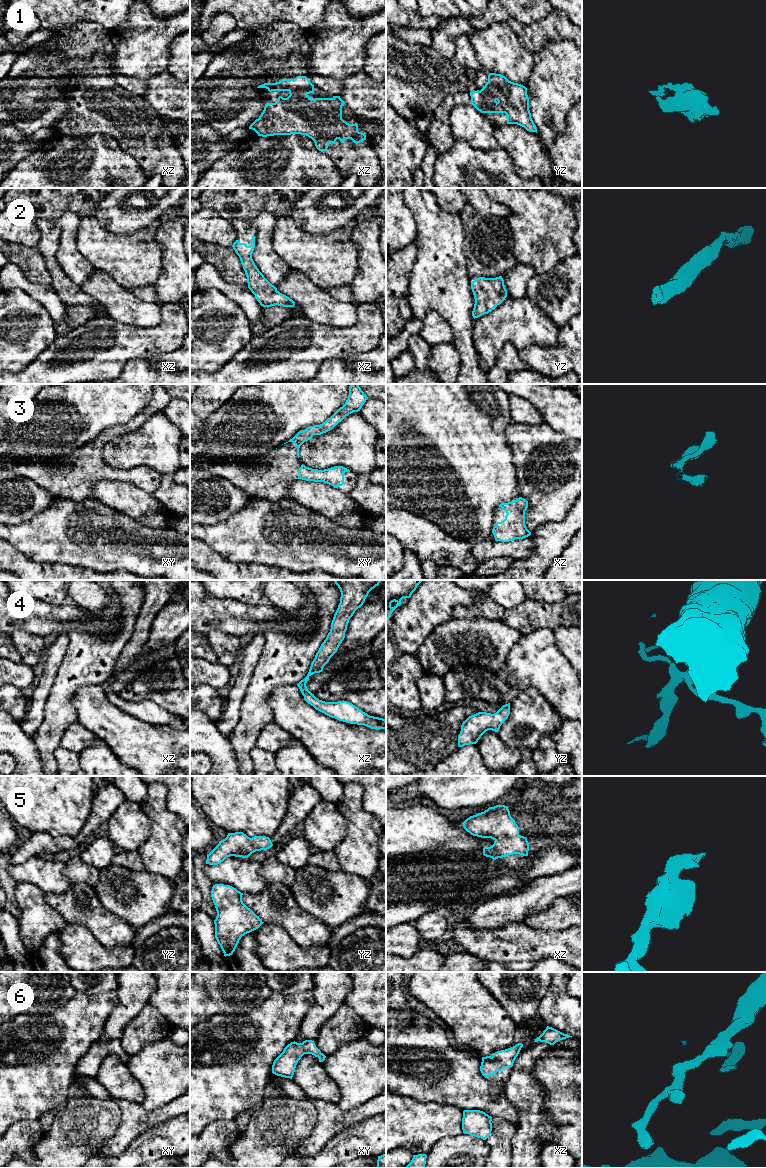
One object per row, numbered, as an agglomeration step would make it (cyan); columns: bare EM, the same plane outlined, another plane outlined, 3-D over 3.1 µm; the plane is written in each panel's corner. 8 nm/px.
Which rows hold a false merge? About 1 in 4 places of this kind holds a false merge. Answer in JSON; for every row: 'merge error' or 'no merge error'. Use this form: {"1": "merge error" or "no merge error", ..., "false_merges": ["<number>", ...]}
{"1": "no merge error", "2": "no merge error", "3": "no merge error", "4": "no merge error", "5": "no merge error", "6": "no merge error", "false_merges": []}

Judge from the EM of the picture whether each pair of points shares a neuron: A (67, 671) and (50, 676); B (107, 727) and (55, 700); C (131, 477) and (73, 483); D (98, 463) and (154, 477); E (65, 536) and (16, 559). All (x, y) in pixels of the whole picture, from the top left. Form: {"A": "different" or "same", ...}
{"A": "different", "B": "different", "C": "same", "D": "same", "E": "different"}

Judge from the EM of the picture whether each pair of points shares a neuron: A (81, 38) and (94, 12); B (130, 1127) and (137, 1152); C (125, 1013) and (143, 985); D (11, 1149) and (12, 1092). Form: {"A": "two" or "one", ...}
{"A": "two", "B": "two", "C": "one", "D": "two"}

